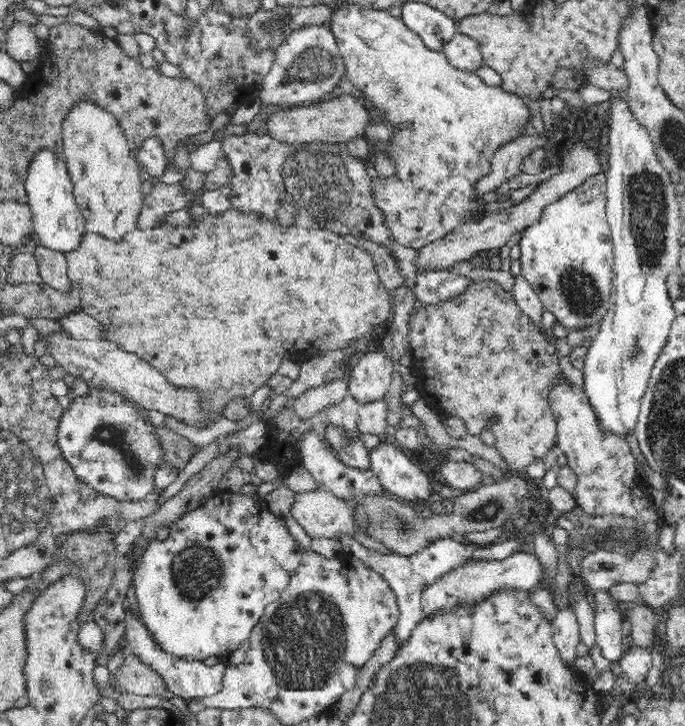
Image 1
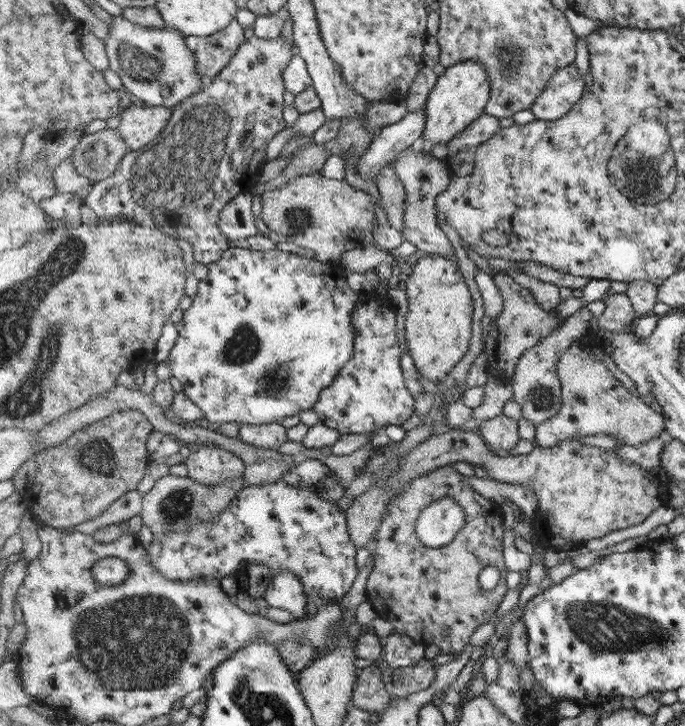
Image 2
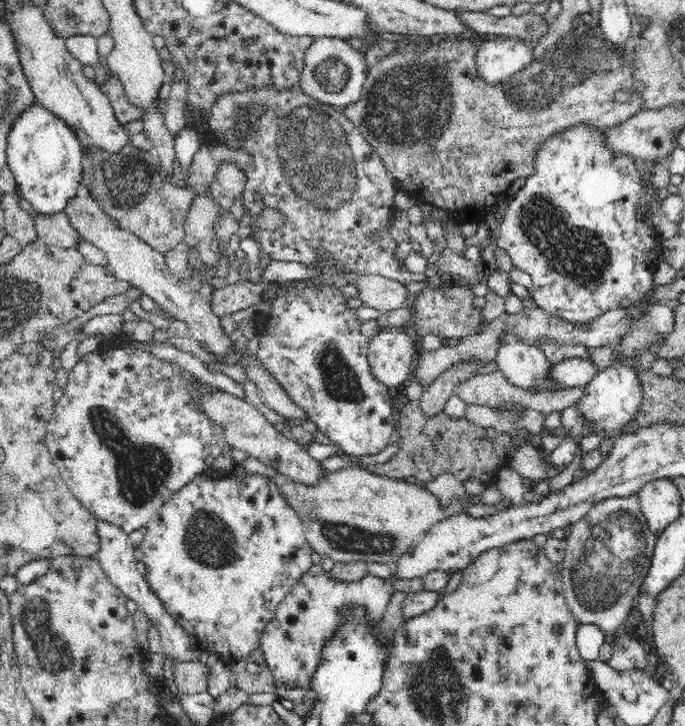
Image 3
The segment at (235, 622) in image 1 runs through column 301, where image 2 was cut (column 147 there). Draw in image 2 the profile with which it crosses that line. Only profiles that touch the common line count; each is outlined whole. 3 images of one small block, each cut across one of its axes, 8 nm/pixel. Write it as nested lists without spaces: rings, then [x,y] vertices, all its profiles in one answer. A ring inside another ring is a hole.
[[[283,479],[243,487],[217,520],[200,521],[184,531],[170,531],[160,538],[154,538],[146,550],[150,552],[150,562],[154,568],[160,568],[170,580],[196,580],[202,576],[222,580],[226,576],[238,576],[248,564],[262,564],[270,570],[272,577],[282,570],[292,572],[298,576],[298,580],[302,580],[307,596],[321,600],[340,600],[352,590],[358,574],[354,560],[356,548],[349,535],[345,512],[336,502],[318,496],[315,487],[291,486]]]

